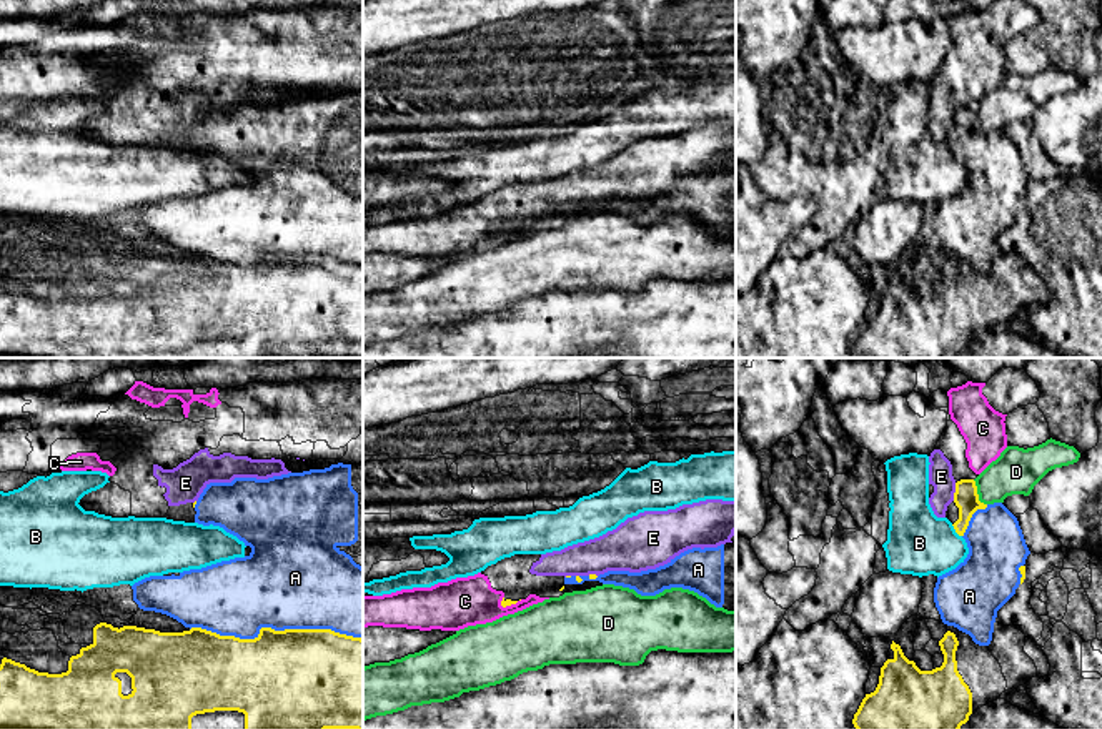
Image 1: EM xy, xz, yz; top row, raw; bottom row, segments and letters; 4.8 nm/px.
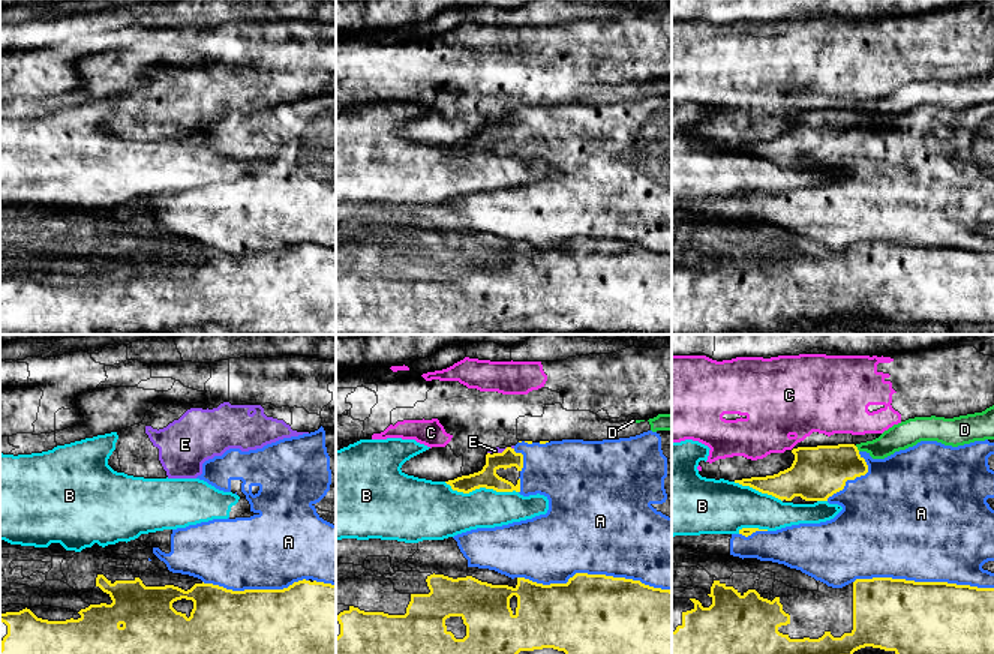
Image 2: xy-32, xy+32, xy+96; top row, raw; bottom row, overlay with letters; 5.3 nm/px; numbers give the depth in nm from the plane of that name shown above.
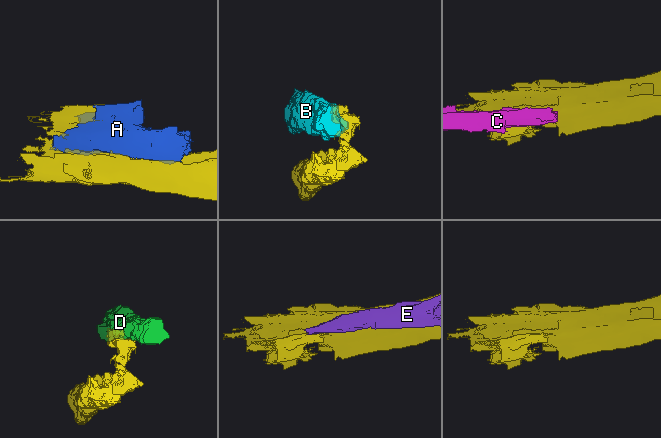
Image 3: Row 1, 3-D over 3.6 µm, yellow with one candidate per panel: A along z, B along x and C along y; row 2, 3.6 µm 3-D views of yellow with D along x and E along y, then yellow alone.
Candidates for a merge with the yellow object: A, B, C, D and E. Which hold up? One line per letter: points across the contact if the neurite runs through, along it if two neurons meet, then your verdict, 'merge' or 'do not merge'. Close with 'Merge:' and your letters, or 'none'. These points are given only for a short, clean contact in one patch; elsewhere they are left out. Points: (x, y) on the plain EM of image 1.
A: do not merge
B: do not merge
C: do not merge
D: do not merge
E: along yz (956, 110), (953, 127) | do not merge
Merge: none

